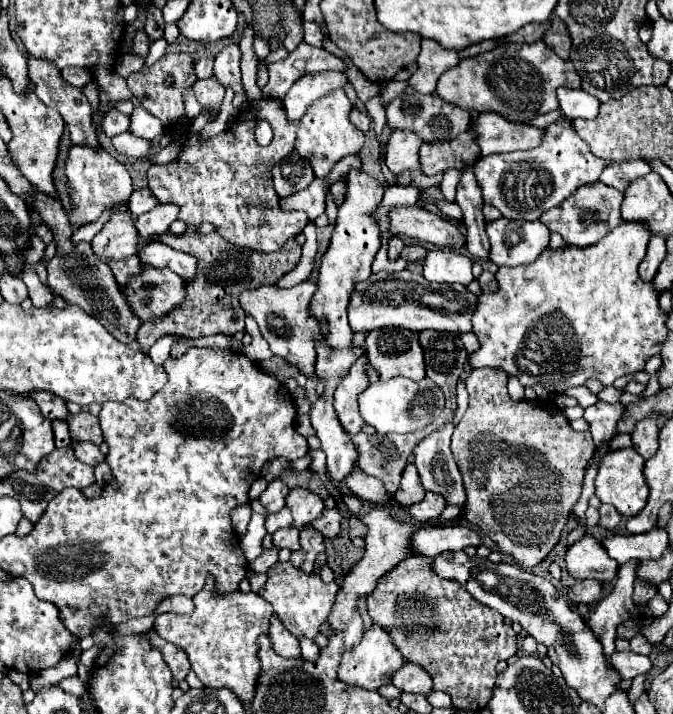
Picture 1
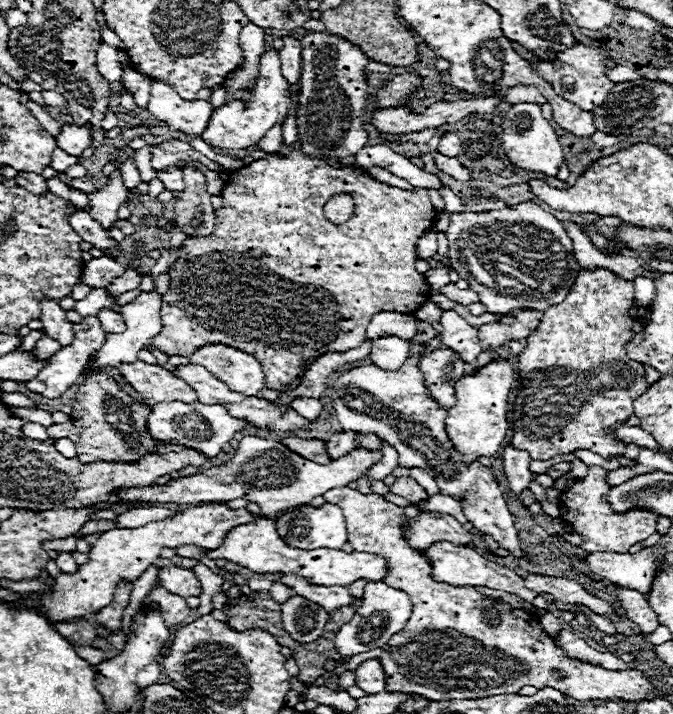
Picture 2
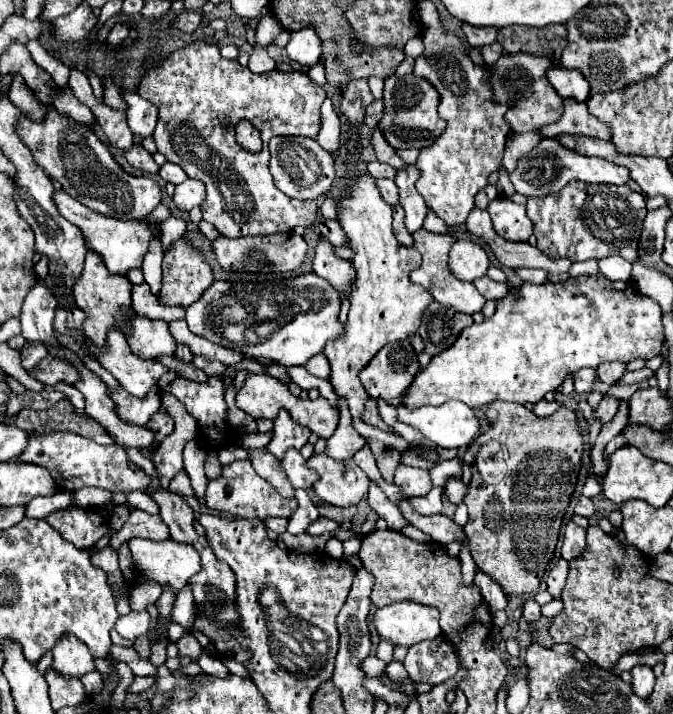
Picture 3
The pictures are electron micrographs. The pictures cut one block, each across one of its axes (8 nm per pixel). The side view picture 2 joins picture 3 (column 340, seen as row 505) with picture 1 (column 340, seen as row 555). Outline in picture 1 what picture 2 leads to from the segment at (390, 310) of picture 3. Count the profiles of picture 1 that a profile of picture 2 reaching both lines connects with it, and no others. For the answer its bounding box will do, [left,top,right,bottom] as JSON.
[296,90,370,434]

